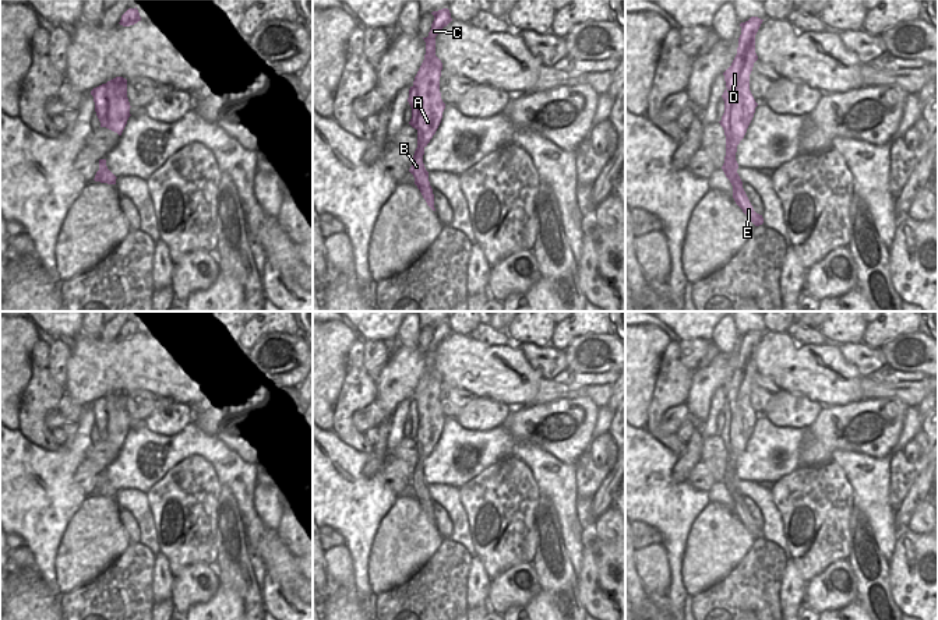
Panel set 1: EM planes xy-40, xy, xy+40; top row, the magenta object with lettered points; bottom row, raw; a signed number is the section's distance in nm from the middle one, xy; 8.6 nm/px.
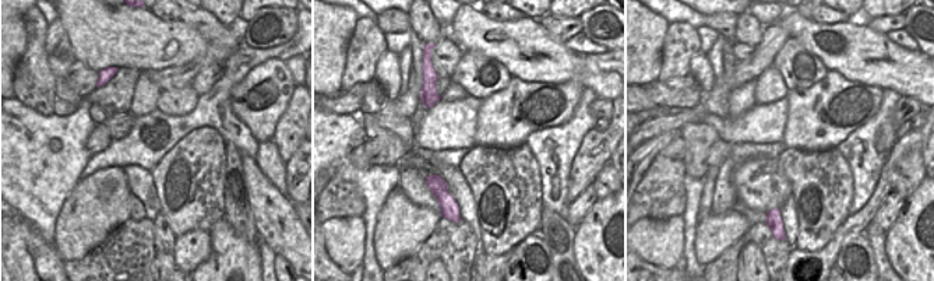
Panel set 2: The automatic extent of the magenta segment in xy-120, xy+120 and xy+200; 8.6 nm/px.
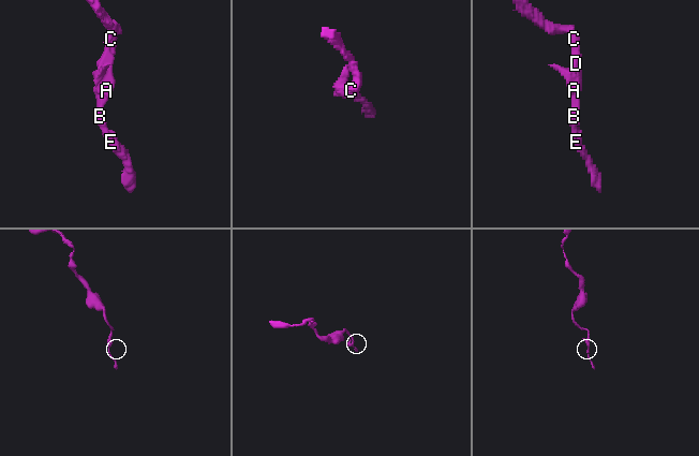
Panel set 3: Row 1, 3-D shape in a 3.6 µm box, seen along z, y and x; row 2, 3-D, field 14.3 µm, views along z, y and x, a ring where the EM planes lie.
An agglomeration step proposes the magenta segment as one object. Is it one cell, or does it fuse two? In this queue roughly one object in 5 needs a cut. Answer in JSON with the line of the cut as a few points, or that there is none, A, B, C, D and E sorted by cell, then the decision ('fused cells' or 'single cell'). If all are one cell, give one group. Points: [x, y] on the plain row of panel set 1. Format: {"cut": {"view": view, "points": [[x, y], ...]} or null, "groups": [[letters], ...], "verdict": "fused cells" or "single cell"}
{"cut": null, "groups": [["A", "B", "C", "D", "E"]], "verdict": "single cell"}

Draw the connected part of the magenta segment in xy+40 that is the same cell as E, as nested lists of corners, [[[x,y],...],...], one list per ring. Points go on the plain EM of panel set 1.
[[[751,330],[748,334],[740,337],[741,348],[738,350],[737,367],[731,378],[723,385],[726,394],[726,402],[722,408],[724,426],[719,434],[726,448],[726,469],[722,482],[733,499],[736,517],[755,539],[762,538],[764,531],[754,524],[743,501],[743,494],[737,486],[738,476],[736,473],[736,465],[758,419],[750,404],[750,387],[754,376],[758,373],[755,366],[755,348],[762,334],[758,330]]]

